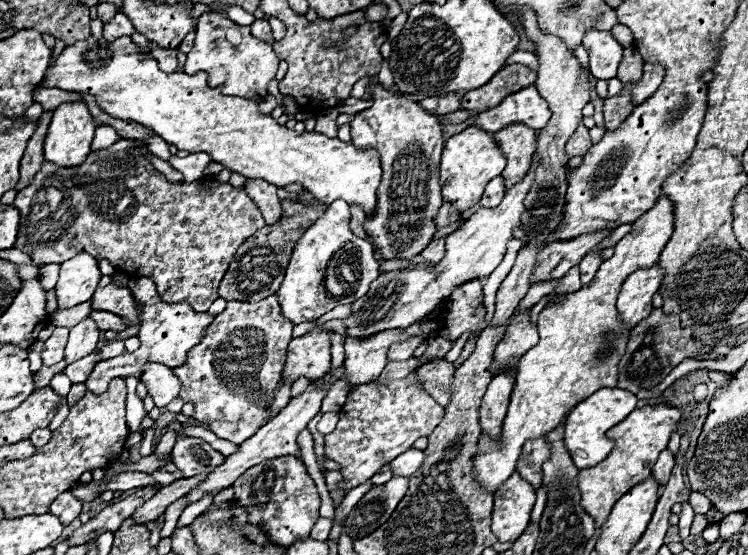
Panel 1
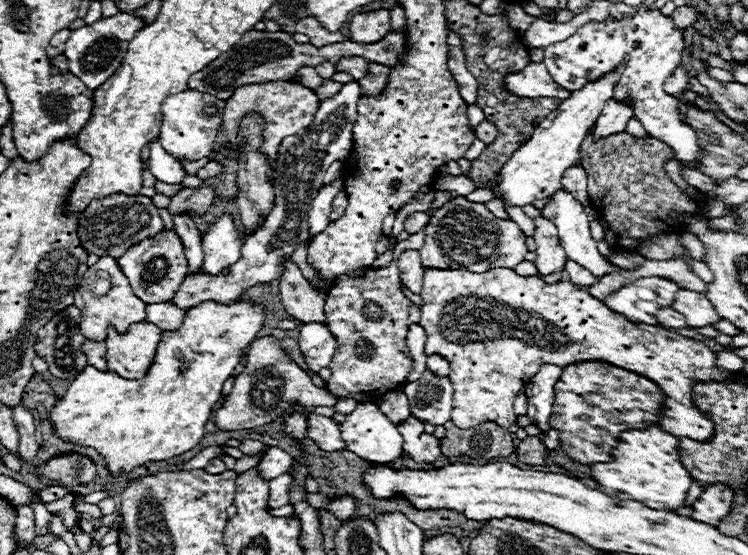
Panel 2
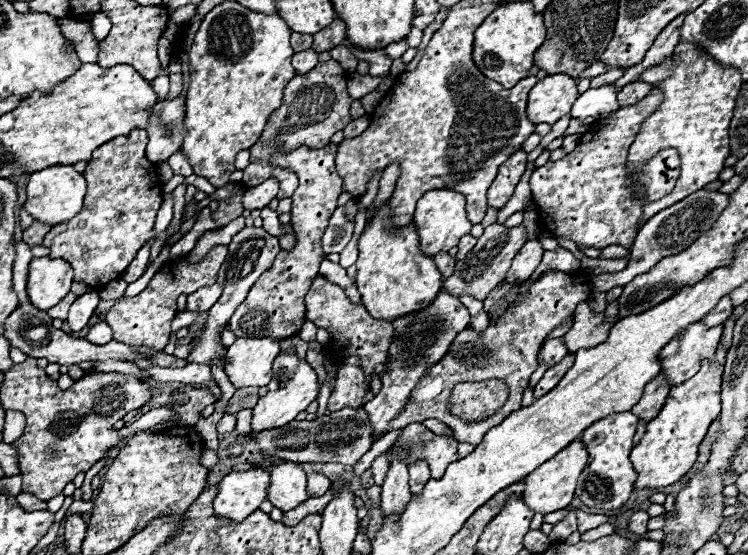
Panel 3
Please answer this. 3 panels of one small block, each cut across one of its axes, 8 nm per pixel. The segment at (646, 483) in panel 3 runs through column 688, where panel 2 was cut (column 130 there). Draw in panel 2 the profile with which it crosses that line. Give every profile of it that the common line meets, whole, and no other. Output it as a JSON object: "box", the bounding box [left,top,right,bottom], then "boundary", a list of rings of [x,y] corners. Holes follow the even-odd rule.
{"box":[50,298,266,476],"boundary":[[[242,298],[232,304],[220,304],[216,300],[200,302],[188,308],[178,330],[162,332],[154,362],[150,364],[144,378],[126,380],[114,370],[102,372],[94,366],[86,366],[86,370],[82,370],[70,384],[68,392],[58,400],[50,412],[50,420],[64,440],[94,446],[106,458],[112,476],[124,476],[148,460],[168,460],[178,456],[194,448],[204,436],[204,426],[212,414],[212,406],[220,400],[224,380],[230,378],[234,366],[240,364],[246,348],[260,332],[264,318],[266,306],[262,302],[246,302]]]}

